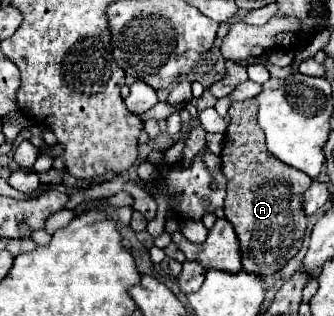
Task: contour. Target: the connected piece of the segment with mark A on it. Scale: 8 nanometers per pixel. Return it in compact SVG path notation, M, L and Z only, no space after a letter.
M254 98L232 102L228 108L230 126L224 134L222 150L222 166L228 180L224 214L238 236L242 270L248 274L270 276L284 268L284 264L302 248L306 230L302 192L310 188L312 180L308 174L298 172L268 154L264 134L258 124L254 124L254 110Z

